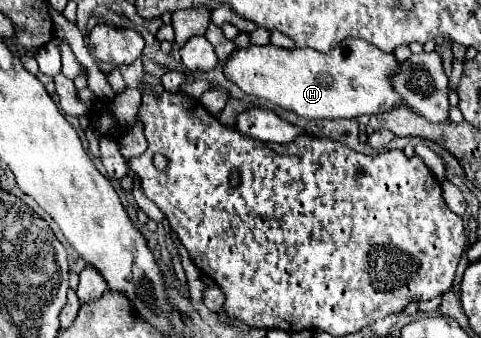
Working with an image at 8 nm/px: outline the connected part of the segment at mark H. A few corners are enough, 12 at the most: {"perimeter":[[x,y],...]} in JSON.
{"perimeter":[[361,39],[327,53],[235,49],[225,77],[303,119],[385,113],[397,61]]}

